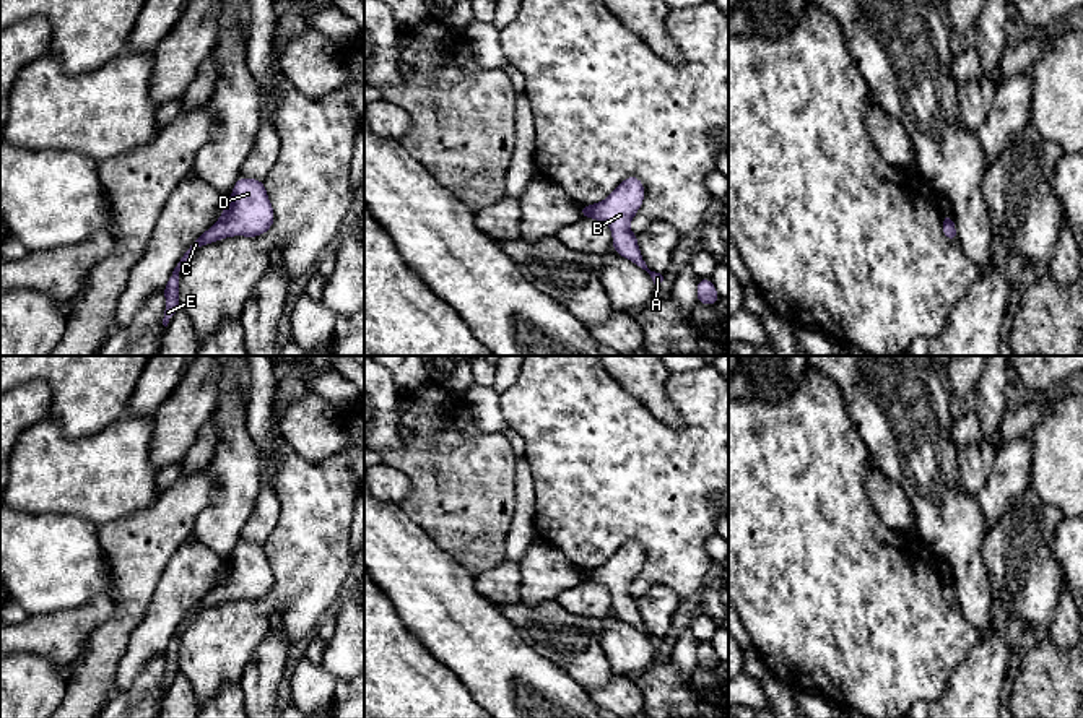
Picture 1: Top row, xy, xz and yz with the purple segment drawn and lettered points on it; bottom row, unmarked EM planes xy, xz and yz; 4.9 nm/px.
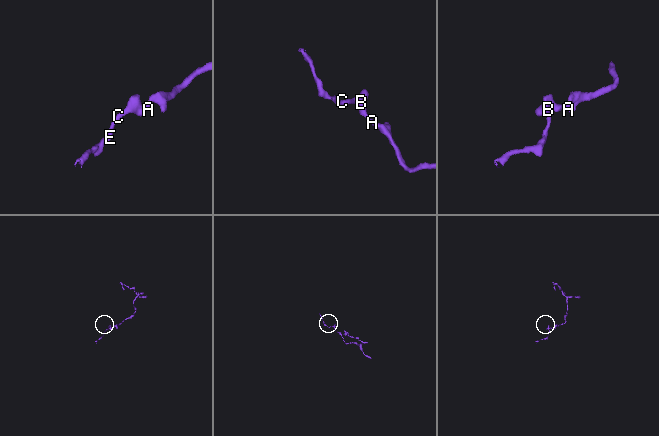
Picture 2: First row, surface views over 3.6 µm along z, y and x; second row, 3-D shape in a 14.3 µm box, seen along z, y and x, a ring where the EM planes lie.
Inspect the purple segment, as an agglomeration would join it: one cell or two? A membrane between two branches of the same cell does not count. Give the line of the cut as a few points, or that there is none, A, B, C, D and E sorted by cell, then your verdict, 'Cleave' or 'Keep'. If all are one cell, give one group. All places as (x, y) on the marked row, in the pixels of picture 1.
No split. Groups: A B C D E. Keep

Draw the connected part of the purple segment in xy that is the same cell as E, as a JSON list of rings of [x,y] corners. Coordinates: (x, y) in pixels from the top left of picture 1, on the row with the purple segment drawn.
[[[242,175],[234,184],[233,195],[224,203],[221,218],[198,239],[194,239],[190,249],[174,268],[164,288],[166,310],[163,325],[167,327],[169,320],[179,310],[179,271],[200,245],[231,236],[257,237],[267,232],[273,221],[275,214],[263,180],[254,180]]]

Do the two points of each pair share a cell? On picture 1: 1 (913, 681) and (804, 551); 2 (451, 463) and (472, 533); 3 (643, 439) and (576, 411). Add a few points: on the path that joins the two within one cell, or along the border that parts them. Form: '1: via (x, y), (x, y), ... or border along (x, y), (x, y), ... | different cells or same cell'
1: via (880, 648), (872, 629), (826, 583) | same cell
2: via (462, 481), (462, 496), (469, 515) | same cell
3: via (626, 439), (604, 439), (592, 428) | same cell

